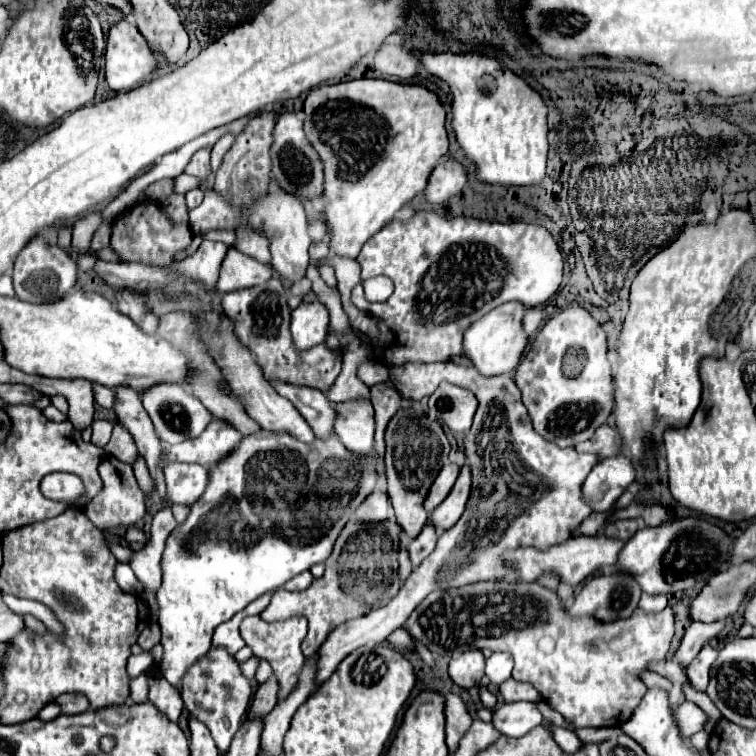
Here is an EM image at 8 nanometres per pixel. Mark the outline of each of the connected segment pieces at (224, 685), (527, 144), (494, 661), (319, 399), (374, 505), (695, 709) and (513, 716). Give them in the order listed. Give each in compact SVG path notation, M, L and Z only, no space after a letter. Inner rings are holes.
M223 648L209 650L205 658L201 658L185 674L183 686L181 686L181 698L185 702L185 708L209 726L213 740L217 742L217 748L223 754L229 750L235 732L239 730L239 726L247 716L249 696L251 696L249 680L241 674L237 660L231 654L227 654Z
M409 46L409 52L425 66L425 70L431 76L441 78L449 84L453 94L453 130L459 148L465 152L465 156L475 164L477 172L475 178L481 184L491 186L537 186L547 176L547 106L541 100L541 96L531 90L519 76L513 72L505 72L499 68L499 60L491 56L479 56L479 54L429 54L419 52L417 48Z
M493 652L491 658L487 658L485 676L493 684L503 684L507 678L511 678L513 670L513 658L507 652Z
M273 380L271 386L277 390L277 394L287 398L299 410L299 414L307 420L317 438L325 440L327 436L335 434L337 412L321 390L309 386L295 386L279 380Z
M371 492L365 502L357 508L357 522L359 524L377 524L389 518L389 498L385 492Z
M683 702L677 708L677 724L679 724L685 738L689 738L695 732L703 730L705 720L707 720L705 712L701 712L701 708L697 704L693 704L693 702Z
M513 702L493 710L493 726L505 736L519 738L541 722L543 716L537 708L537 702Z

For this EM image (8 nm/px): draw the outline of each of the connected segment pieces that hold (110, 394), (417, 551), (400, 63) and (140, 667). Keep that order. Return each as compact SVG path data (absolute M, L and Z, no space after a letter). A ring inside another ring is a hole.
M95 384L93 390L95 390L95 400L97 400L103 408L113 408L113 406L115 406L115 392L113 392L113 390L109 390L109 388L101 386L101 384Z
M429 522L415 540L407 542L407 550L409 550L409 558L411 558L413 566L419 566L421 560L425 560L435 550L437 538L439 538L437 528Z
M383 44L375 54L375 70L383 72L385 78L395 82L409 82L415 76L417 60L405 52L407 48L401 44Z
M141 652L138 655L131 655L127 660L127 674L129 678L137 678L139 674L143 674L149 666L151 666L151 654L149 652Z

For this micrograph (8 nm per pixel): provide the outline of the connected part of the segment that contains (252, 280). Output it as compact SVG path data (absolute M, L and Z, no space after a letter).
M229 248L227 256L221 264L217 290L221 294L233 292L233 290L243 290L243 288L251 288L261 282L267 282L269 278L273 278L269 266L257 262L255 258L243 254L235 248Z

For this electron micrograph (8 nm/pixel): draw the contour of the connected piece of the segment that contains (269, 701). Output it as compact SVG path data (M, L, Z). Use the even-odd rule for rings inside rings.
M273 674L267 682L259 684L249 716L267 716L269 710L273 710L273 706L277 704L277 694L279 694L279 682L277 676Z

